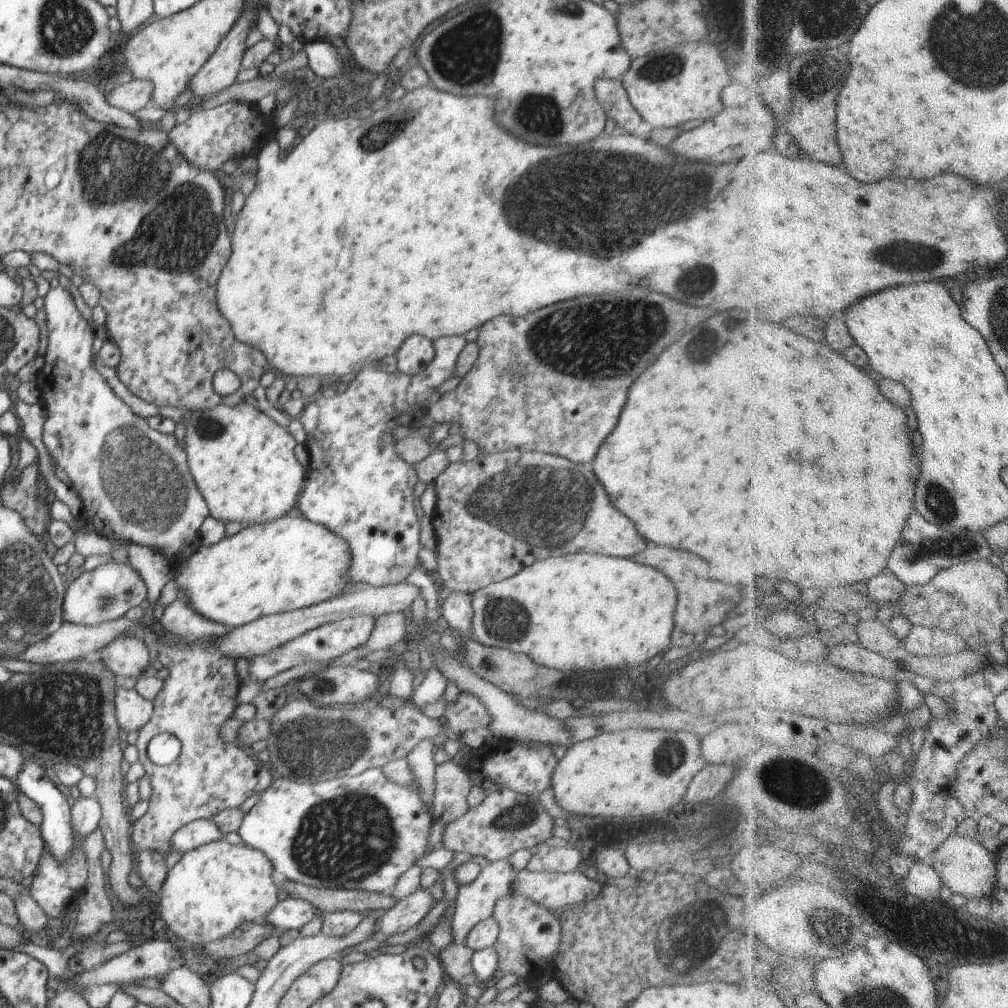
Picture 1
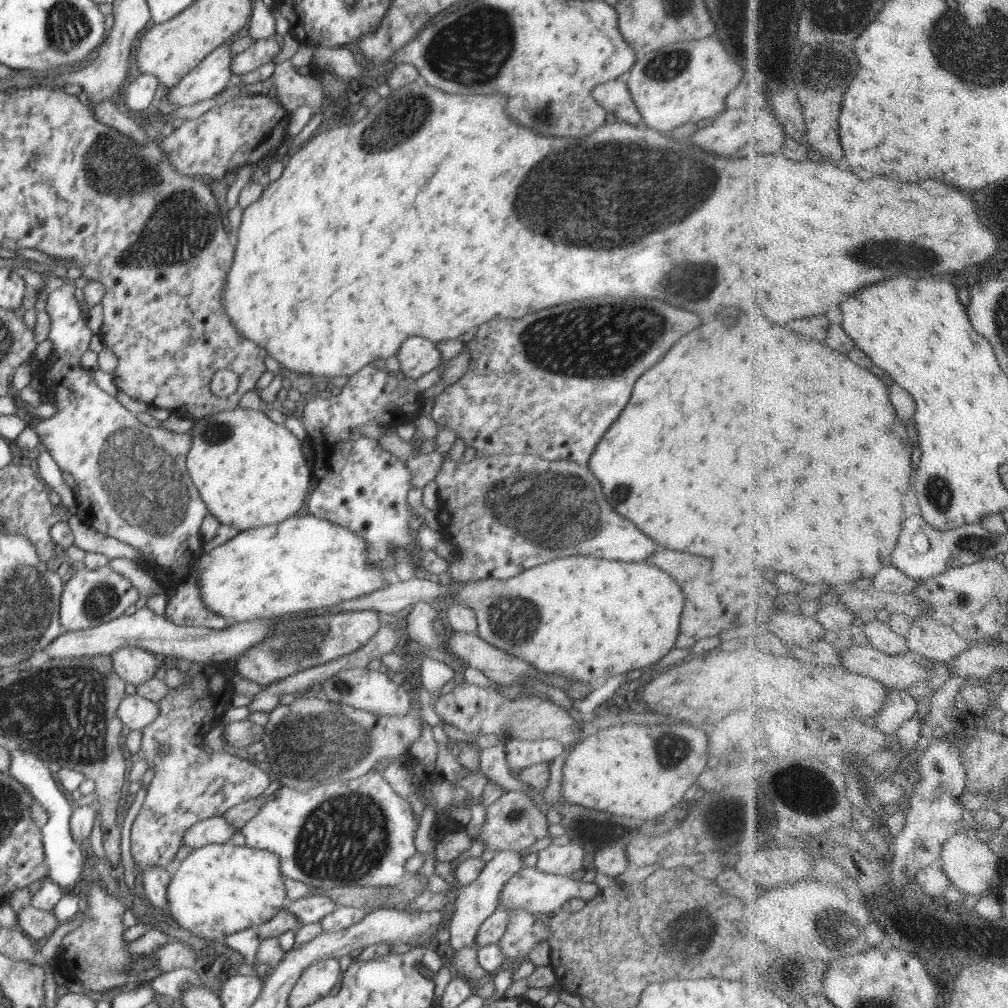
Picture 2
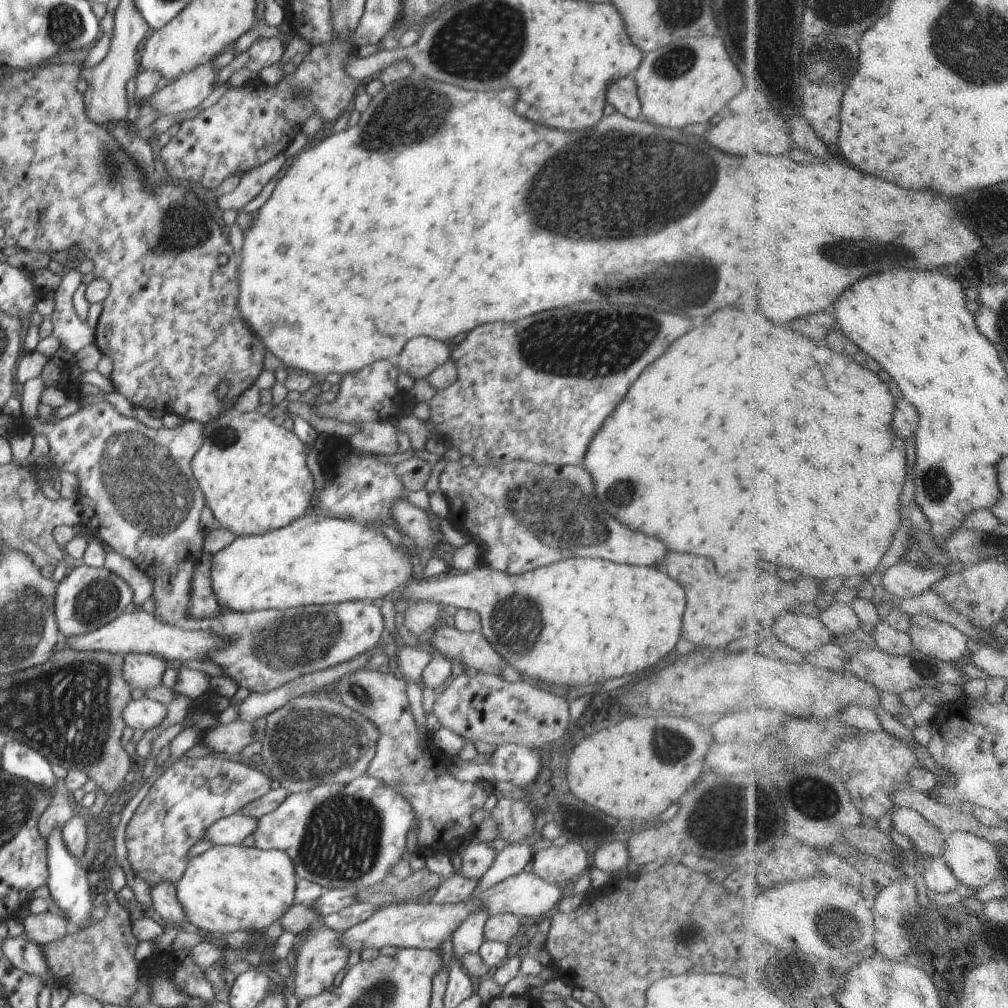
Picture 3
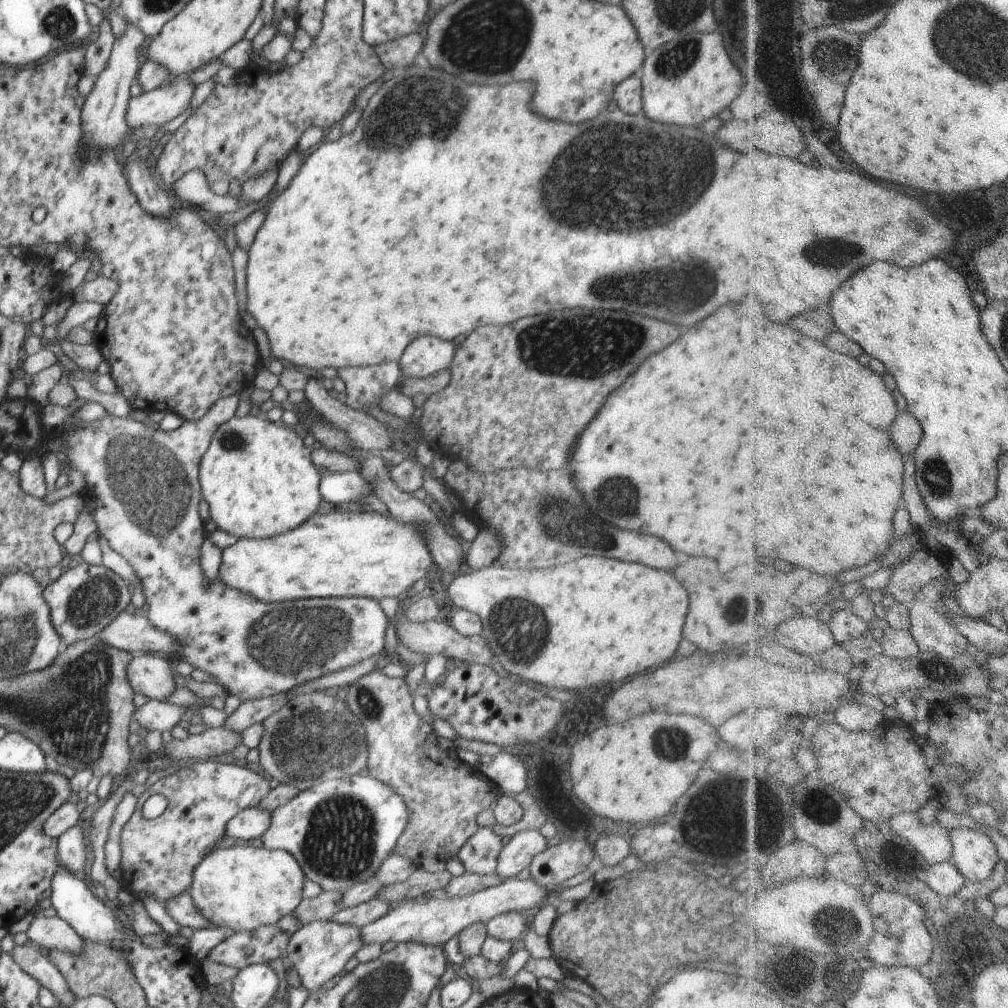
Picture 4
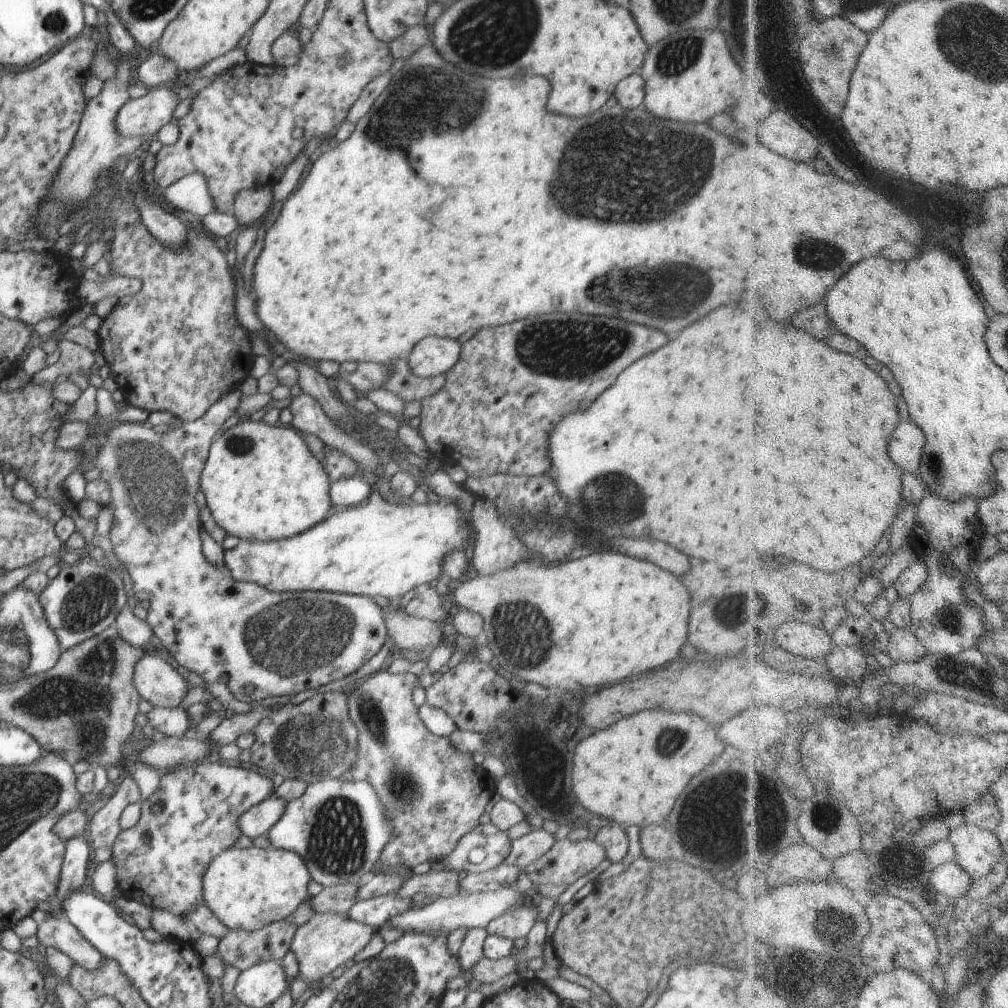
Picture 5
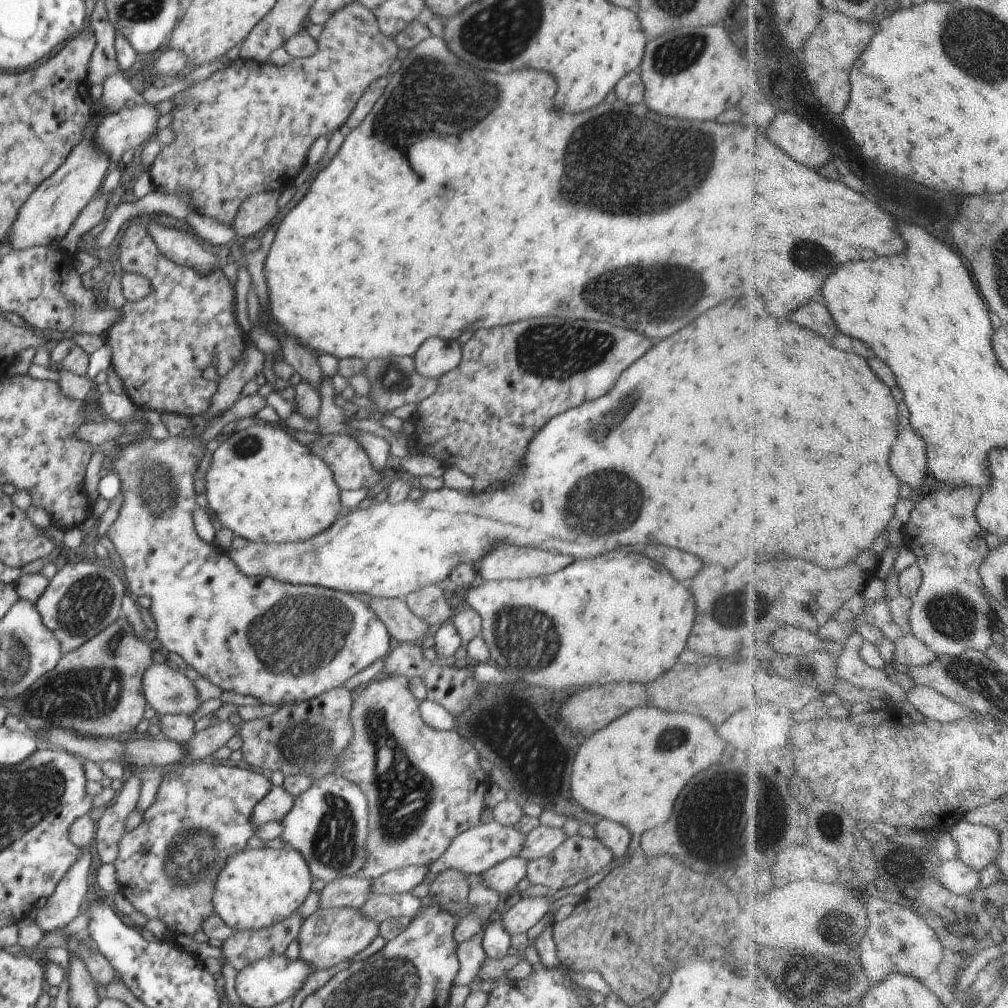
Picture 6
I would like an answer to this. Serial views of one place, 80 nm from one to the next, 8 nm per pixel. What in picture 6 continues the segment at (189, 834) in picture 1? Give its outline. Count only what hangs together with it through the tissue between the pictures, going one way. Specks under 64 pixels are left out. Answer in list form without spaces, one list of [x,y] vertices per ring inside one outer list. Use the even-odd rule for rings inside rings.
[[[272,785],[266,796],[254,807],[251,821],[255,824],[255,832],[270,820],[281,821],[292,810],[294,799],[293,794],[286,791],[283,785]]]

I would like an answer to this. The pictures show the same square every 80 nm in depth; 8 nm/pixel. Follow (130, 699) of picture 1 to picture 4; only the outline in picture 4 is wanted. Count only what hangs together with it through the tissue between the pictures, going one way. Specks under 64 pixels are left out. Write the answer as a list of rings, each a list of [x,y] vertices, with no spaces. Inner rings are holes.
[[[150,699],[149,702],[135,710],[133,719],[136,719],[141,727],[148,731],[158,730],[162,733],[166,730],[171,731],[182,720],[186,711],[187,709],[180,704]]]

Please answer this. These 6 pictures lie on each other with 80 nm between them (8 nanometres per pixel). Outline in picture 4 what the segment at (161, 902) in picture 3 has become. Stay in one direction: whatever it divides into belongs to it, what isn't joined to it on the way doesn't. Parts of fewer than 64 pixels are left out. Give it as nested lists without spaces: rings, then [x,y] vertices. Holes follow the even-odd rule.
[[[188,894],[169,899],[164,904],[174,921],[182,926],[190,926],[194,930],[216,927],[209,918],[202,914],[202,911],[194,904],[192,897]]]

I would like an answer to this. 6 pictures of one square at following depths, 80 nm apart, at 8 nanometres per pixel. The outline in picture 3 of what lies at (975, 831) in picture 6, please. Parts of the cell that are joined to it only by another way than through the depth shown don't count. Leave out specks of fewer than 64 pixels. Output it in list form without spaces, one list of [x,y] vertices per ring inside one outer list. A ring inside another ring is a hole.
[[[959,830],[950,834],[944,859],[969,887],[984,889],[1001,876],[1003,858],[998,848],[974,832]]]

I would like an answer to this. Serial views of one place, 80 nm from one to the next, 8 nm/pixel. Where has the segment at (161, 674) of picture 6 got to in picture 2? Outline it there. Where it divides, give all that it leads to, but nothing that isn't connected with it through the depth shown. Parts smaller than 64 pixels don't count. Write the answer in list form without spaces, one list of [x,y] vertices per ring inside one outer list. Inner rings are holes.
[[[124,647],[110,656],[119,677],[136,687],[149,681],[160,668],[154,653],[138,647]]]

